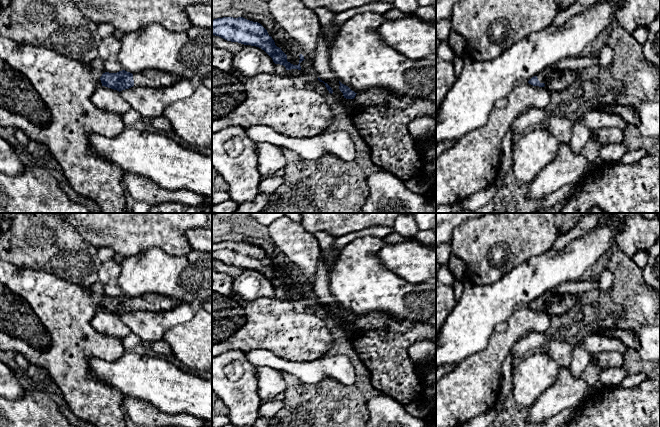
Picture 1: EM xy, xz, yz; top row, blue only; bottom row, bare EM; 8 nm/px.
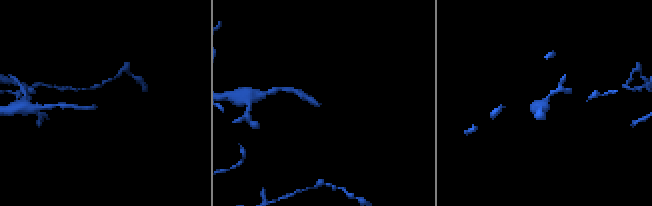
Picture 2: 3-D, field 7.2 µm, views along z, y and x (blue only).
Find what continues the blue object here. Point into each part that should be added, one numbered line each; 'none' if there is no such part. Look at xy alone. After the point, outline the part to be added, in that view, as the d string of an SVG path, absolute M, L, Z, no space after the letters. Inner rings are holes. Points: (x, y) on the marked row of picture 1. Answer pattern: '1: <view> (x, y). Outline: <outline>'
1: xy (154, 79). Outline: M148 70L133 74L134 86L151 88L167 87L179 82L181 78L162 71Z

